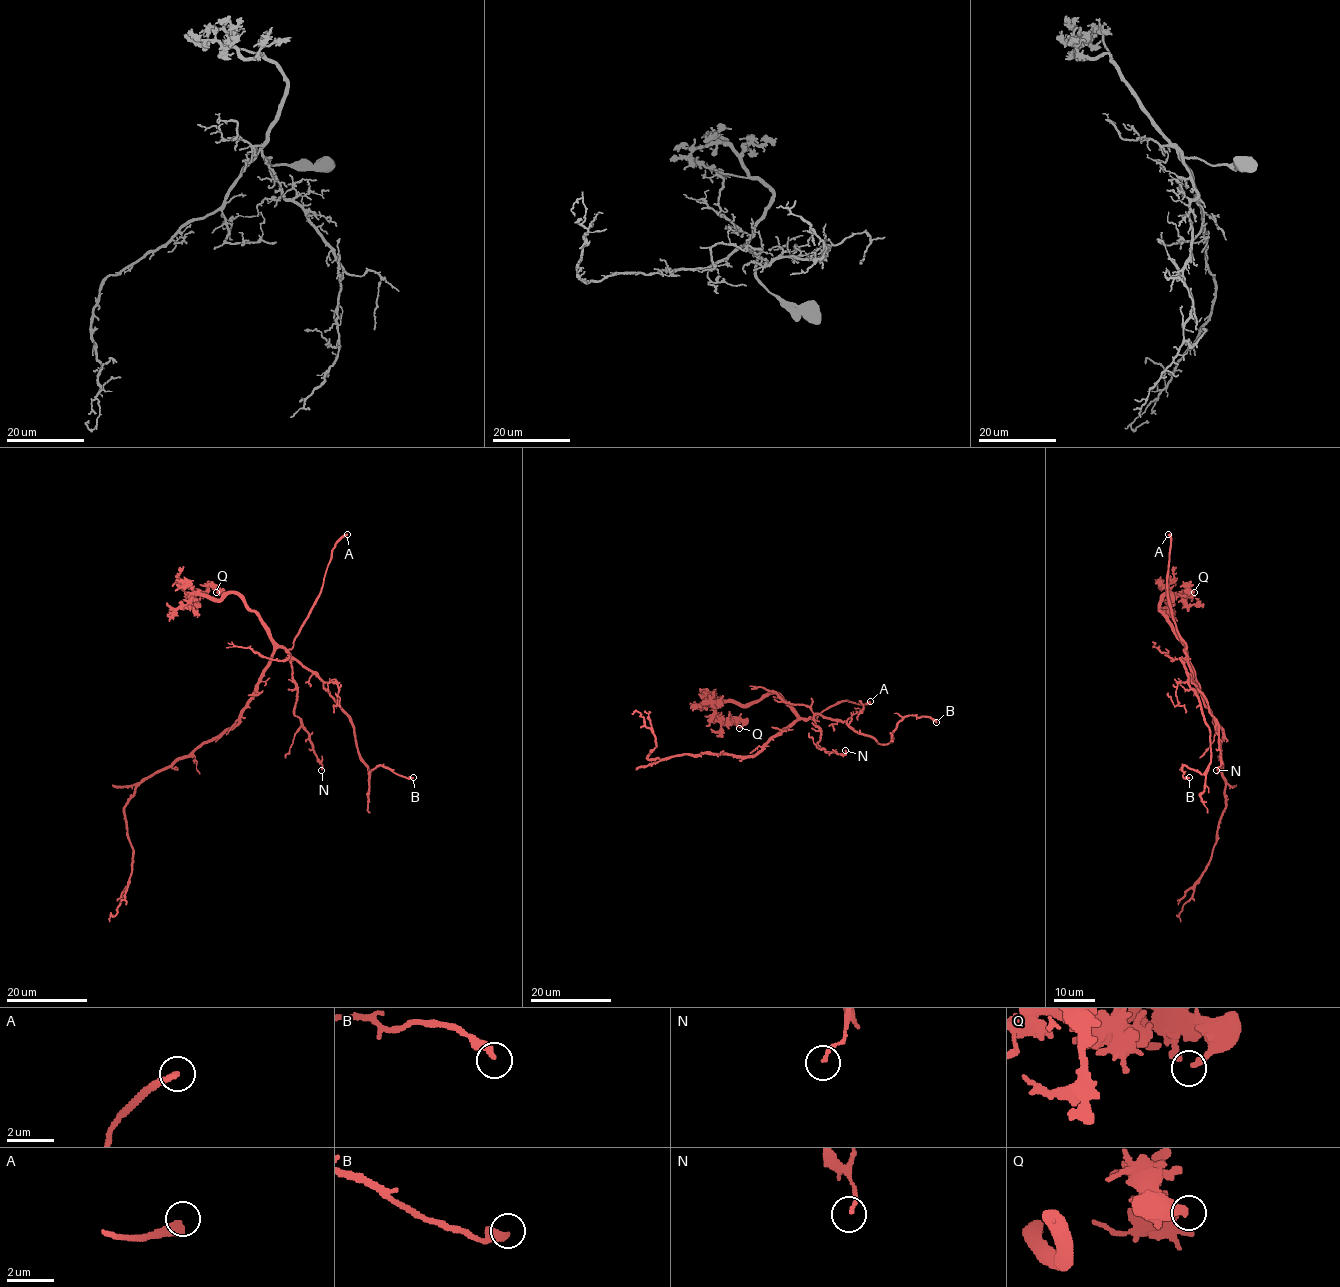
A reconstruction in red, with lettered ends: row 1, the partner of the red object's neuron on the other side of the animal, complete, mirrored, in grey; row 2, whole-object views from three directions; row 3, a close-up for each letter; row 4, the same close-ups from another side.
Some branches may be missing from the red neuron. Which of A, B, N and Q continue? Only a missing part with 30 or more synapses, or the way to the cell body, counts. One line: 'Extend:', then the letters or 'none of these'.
Extend: A

